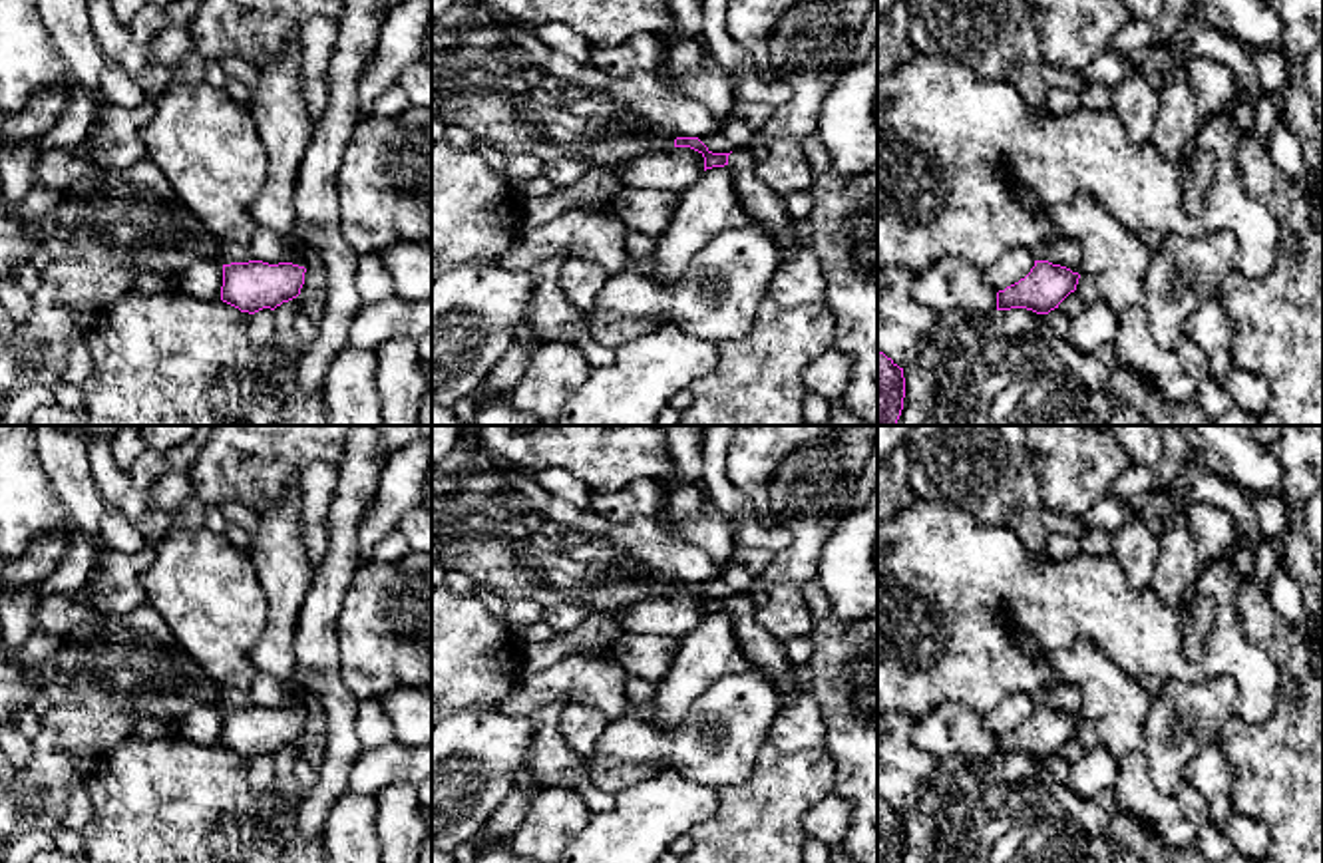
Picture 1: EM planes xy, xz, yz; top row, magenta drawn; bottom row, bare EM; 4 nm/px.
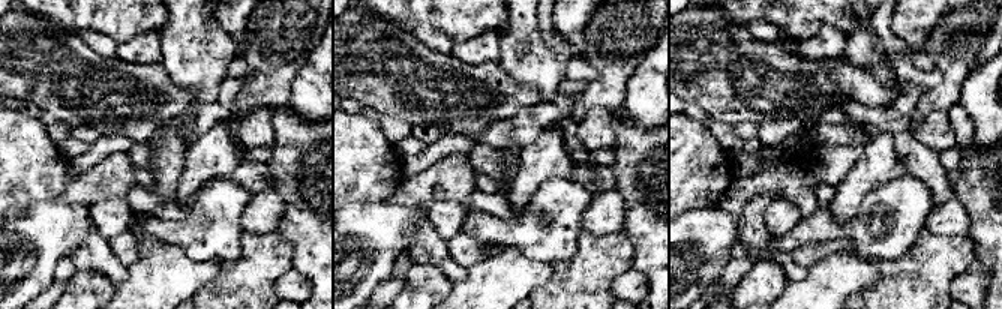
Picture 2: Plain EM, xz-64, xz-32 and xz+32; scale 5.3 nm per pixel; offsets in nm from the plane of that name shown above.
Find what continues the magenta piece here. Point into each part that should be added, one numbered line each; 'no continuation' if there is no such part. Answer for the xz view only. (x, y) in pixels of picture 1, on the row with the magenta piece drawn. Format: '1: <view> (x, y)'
1: xz (762, 205)

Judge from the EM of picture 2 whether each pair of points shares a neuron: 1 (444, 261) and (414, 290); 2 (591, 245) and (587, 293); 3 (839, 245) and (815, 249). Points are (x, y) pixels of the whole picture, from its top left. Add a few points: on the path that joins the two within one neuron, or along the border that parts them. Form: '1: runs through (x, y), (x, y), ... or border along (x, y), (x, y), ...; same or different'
1: border along (414, 264), (435, 266), (452, 284); different
2: runs through (591, 257), (591, 272), (587, 281); same
3: runs through (833, 246), (821, 249); same

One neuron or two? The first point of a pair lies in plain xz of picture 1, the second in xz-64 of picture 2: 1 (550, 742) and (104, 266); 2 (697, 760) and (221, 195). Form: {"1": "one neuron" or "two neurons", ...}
{"1": "one neuron", "2": "one neuron"}

